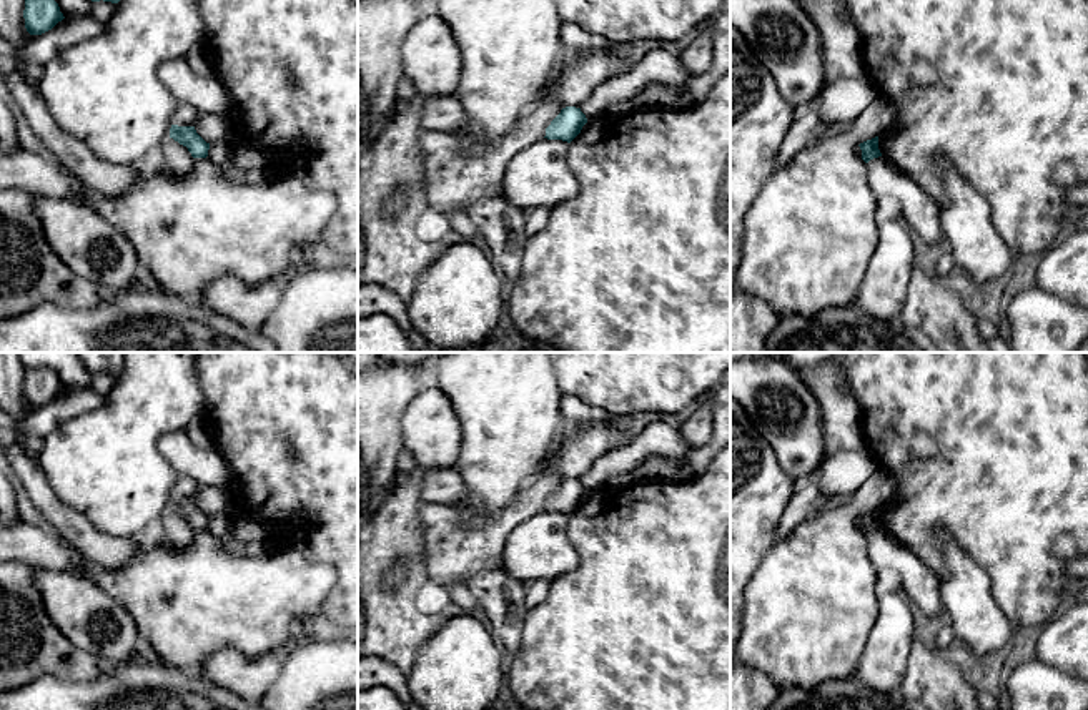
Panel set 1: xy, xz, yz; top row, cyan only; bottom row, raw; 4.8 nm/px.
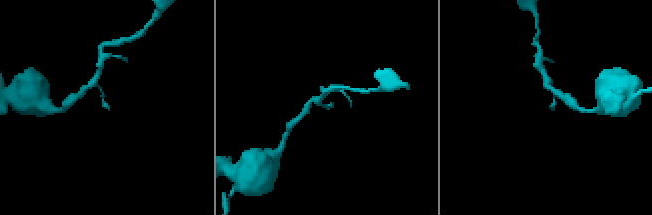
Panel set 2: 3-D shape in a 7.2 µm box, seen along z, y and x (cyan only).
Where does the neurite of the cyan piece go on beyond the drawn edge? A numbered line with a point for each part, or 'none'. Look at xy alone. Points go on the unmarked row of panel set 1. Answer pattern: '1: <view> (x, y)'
none

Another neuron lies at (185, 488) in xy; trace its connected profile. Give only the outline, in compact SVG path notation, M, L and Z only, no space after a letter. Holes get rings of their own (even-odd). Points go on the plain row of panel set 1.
M178 474L176 482L173 486L173 497L195 499L196 491L198 484L191 477Z

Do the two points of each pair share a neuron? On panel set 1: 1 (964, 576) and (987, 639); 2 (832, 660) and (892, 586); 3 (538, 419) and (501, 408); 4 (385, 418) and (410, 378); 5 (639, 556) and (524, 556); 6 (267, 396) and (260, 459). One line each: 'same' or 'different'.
1: same
2: different
3: same
4: same
5: different
6: same

